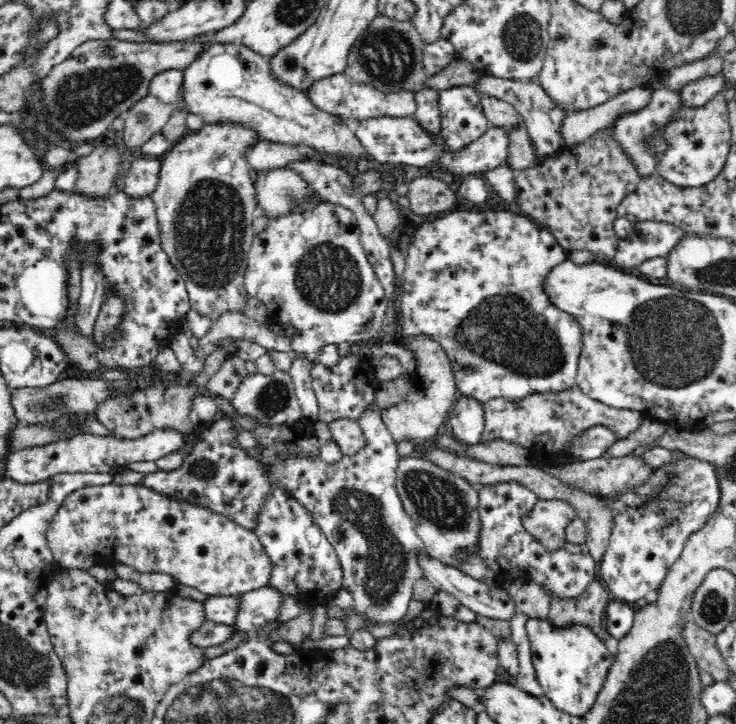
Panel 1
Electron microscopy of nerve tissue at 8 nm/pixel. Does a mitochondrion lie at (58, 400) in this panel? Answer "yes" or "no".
yes

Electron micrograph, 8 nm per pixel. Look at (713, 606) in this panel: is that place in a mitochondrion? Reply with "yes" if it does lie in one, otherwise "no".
yes

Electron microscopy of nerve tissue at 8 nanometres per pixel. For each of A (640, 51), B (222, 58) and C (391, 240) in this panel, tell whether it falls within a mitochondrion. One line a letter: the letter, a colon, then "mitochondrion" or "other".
A: other
B: other
C: other

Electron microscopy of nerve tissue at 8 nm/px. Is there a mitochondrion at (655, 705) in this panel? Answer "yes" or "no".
yes

